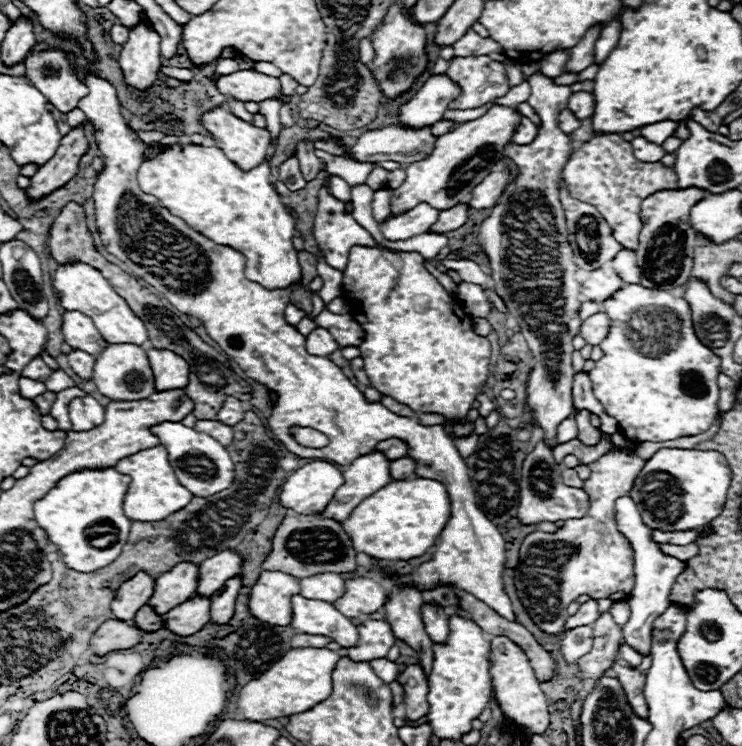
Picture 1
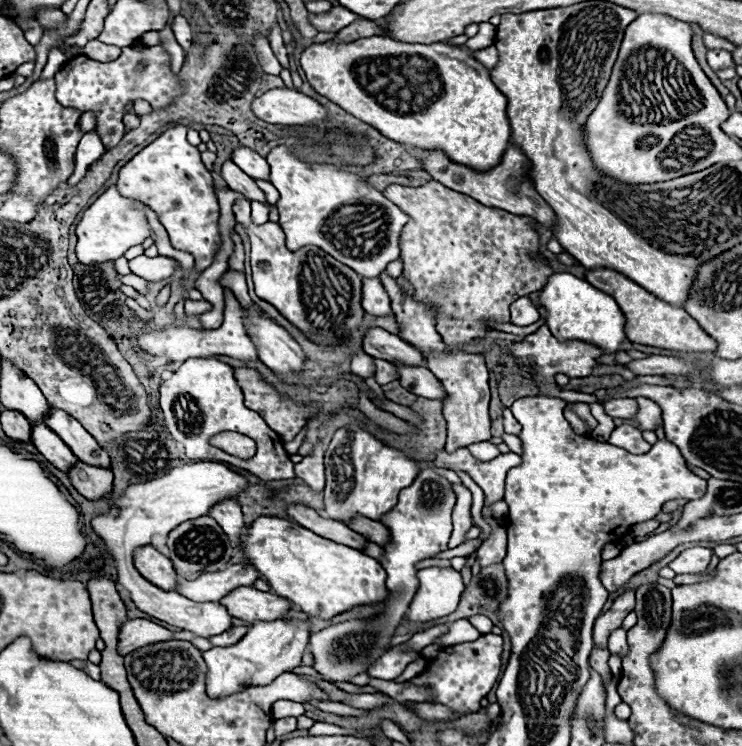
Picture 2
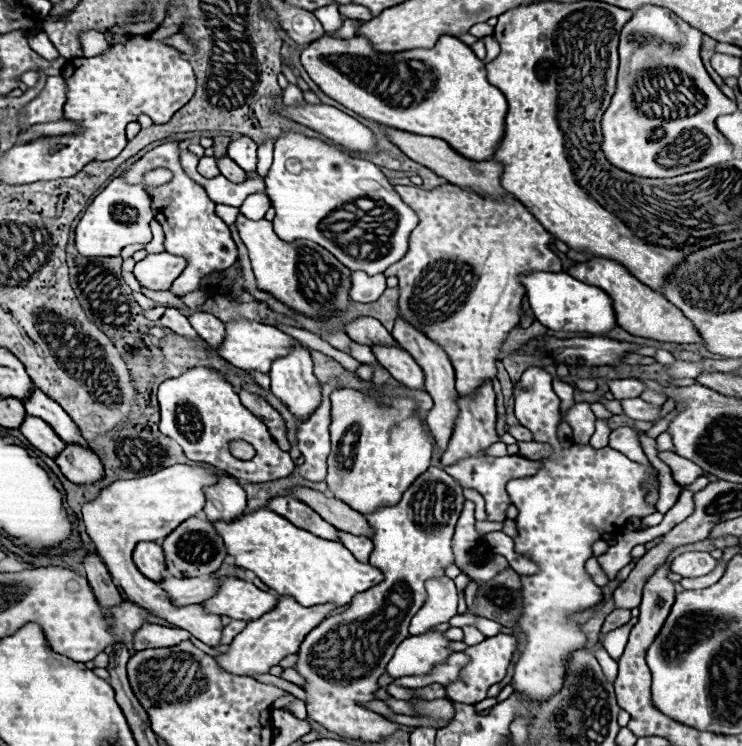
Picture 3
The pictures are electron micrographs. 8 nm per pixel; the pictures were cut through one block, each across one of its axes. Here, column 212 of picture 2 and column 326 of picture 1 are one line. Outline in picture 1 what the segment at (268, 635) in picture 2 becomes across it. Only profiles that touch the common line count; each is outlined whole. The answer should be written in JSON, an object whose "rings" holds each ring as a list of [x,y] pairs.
{"rings":[[[328,648],[320,650],[288,650],[280,662],[266,670],[256,682],[248,682],[240,690],[238,710],[246,720],[270,720],[292,716],[296,712],[310,710],[314,704],[326,700],[332,692],[332,670],[336,668],[340,656]]]}

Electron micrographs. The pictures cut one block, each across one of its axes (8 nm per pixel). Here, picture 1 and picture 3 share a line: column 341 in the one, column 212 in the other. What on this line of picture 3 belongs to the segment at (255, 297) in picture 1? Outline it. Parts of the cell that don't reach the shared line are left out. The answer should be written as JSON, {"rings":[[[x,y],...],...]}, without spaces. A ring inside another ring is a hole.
{"rings":[[[194,366],[178,378],[164,380],[158,386],[158,402],[160,432],[176,440],[184,448],[186,458],[206,462],[248,482],[270,482],[286,478],[294,472],[294,462],[290,454],[278,448],[264,422],[260,422],[260,418],[256,418],[240,404],[240,398],[234,392],[232,384],[226,382],[224,376],[216,370],[206,366]],[[230,440],[250,442],[256,448],[256,456],[248,462],[234,458],[228,450]]]}

